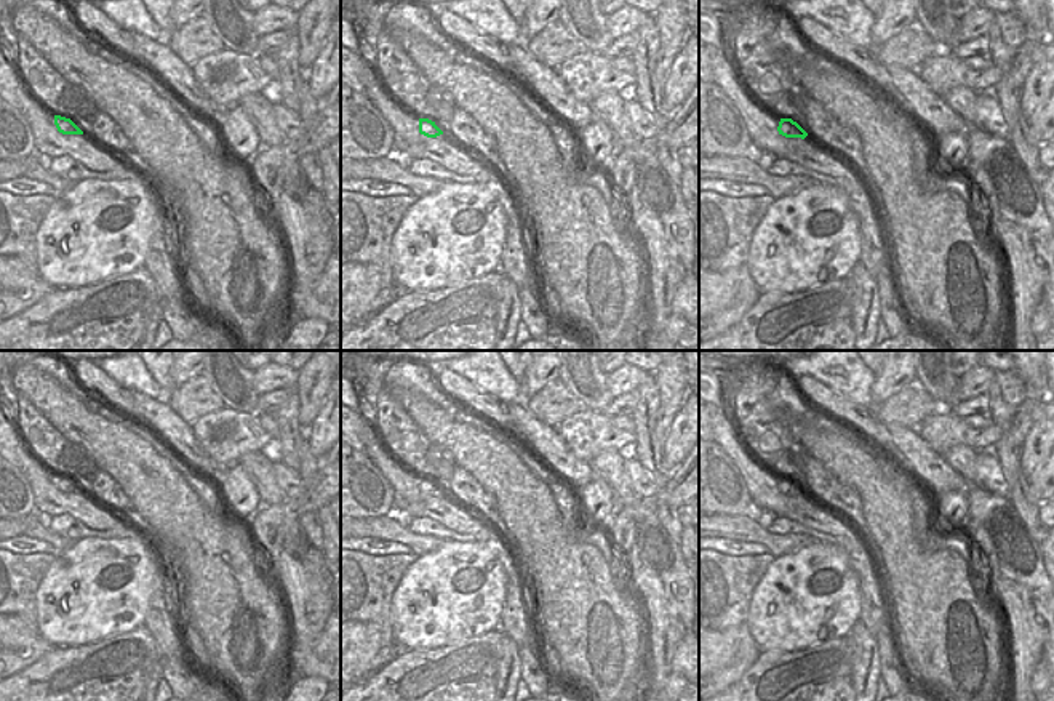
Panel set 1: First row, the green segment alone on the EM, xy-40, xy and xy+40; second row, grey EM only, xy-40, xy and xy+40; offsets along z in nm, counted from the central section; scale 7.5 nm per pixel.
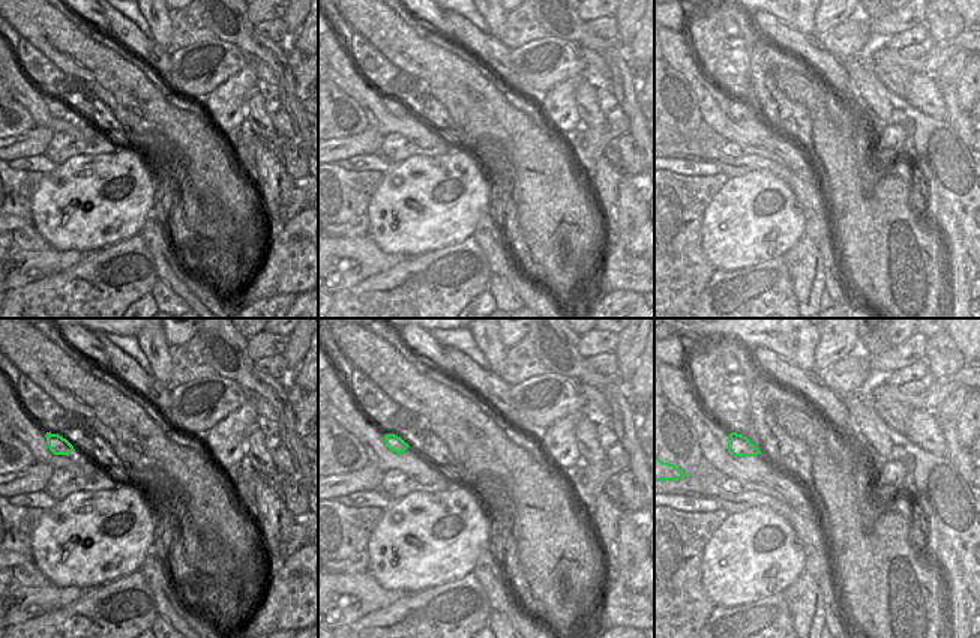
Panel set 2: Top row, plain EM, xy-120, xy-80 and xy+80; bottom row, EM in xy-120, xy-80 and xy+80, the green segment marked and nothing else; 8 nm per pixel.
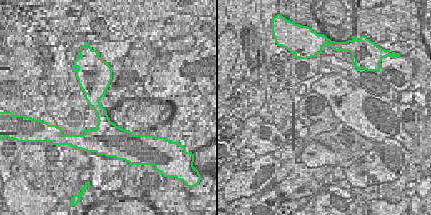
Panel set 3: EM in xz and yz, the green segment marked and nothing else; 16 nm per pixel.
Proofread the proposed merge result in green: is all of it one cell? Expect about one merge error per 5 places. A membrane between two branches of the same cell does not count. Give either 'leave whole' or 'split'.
leave whole

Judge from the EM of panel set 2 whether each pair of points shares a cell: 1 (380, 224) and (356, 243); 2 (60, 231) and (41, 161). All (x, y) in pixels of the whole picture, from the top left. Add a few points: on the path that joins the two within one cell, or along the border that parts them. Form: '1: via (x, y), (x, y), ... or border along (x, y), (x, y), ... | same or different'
1: border along (368, 233), (381, 251), (399, 252) | different
2: border along (57, 165), (44, 174) | different

